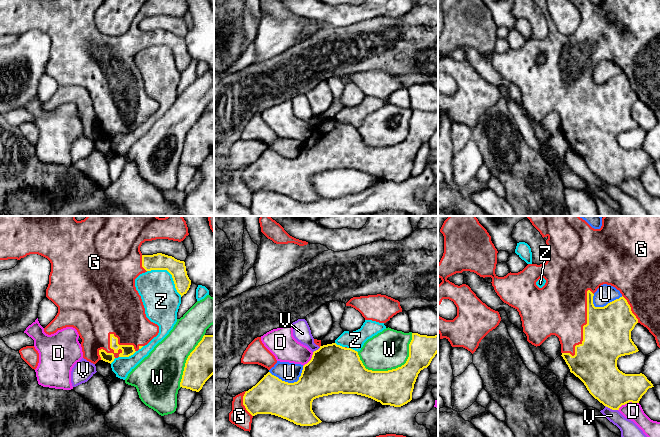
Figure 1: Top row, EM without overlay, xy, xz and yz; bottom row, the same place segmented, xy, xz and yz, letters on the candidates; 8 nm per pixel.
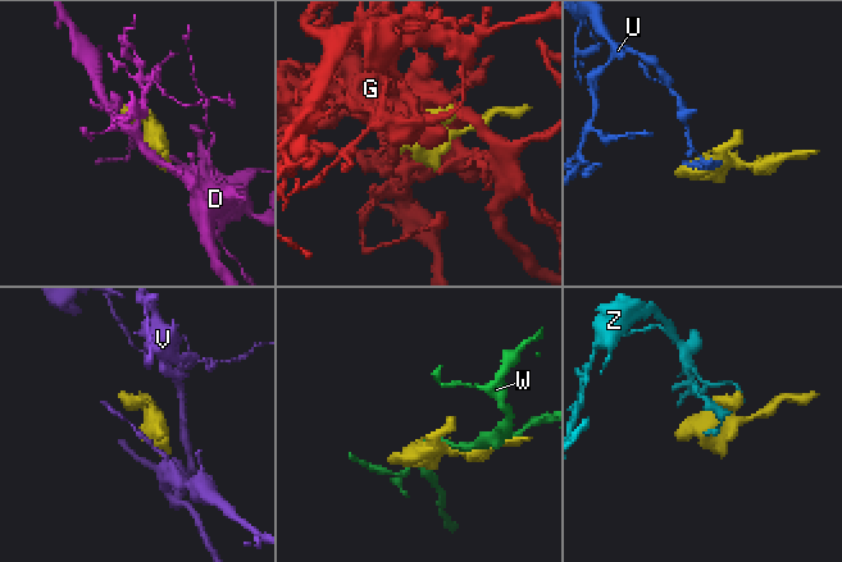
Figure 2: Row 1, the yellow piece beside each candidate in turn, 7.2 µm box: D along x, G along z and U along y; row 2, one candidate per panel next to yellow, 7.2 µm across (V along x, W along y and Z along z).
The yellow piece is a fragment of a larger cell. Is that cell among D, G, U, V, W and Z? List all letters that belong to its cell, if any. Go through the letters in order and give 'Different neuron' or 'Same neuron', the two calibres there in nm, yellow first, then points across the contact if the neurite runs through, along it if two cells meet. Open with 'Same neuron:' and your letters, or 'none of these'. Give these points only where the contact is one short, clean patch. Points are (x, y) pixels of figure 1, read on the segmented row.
Same neuron: G
D: Different neuron. Thickness 300 nm (yellow) against 140 nm
G: Same neuron. Thickness 100 nm (yellow) against 460 nm
U: Different neuron. Thickness 300 nm (yellow) against 160 nm
V: Different neuron. Thickness 300 nm (yellow) against 140 nm
W: Different neuron. Thickness 300 nm (yellow) against 320 nm
Z: Different neuron. Thickness 140 nm (yellow) against 300 nm

